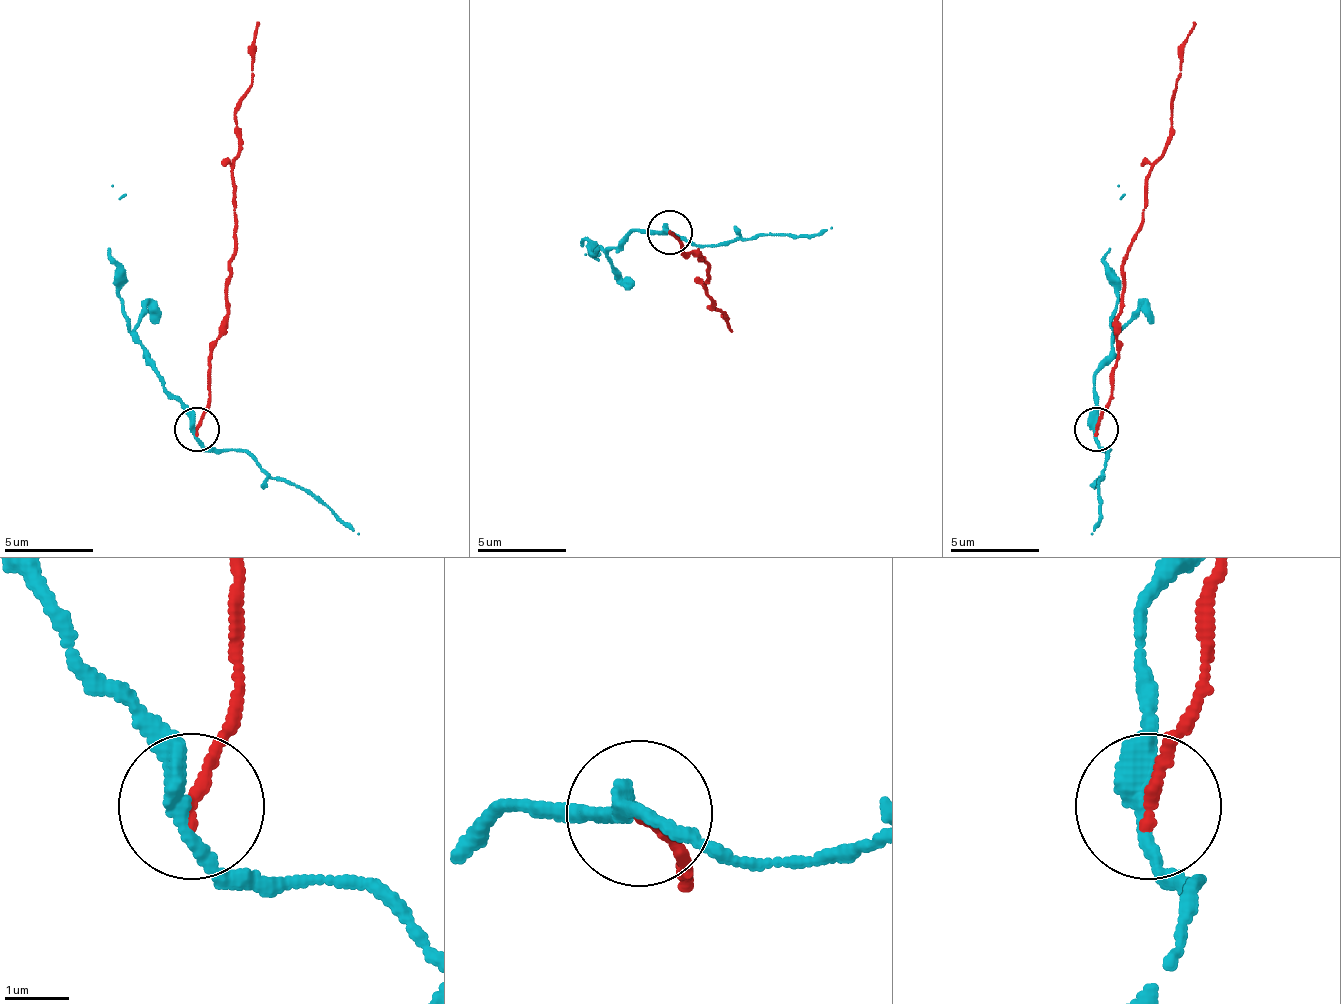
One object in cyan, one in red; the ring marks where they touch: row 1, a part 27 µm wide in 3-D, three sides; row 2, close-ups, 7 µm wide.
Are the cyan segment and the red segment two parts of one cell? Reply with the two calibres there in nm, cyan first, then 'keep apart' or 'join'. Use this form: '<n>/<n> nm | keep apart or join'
280/190 nm | keep apart

